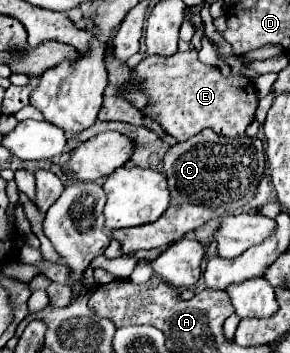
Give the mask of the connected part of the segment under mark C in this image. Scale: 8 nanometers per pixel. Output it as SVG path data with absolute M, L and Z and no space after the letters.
M204 129L188 141L170 147L164 157L164 173L172 193L172 201L166 213L150 225L112 231L112 239L120 243L122 253L154 247L166 249L174 241L182 239L184 233L200 227L202 223L218 219L222 213L234 213L236 209L248 205L256 195L256 187L264 175L264 169L266 155L260 139L218 137L212 129Z

